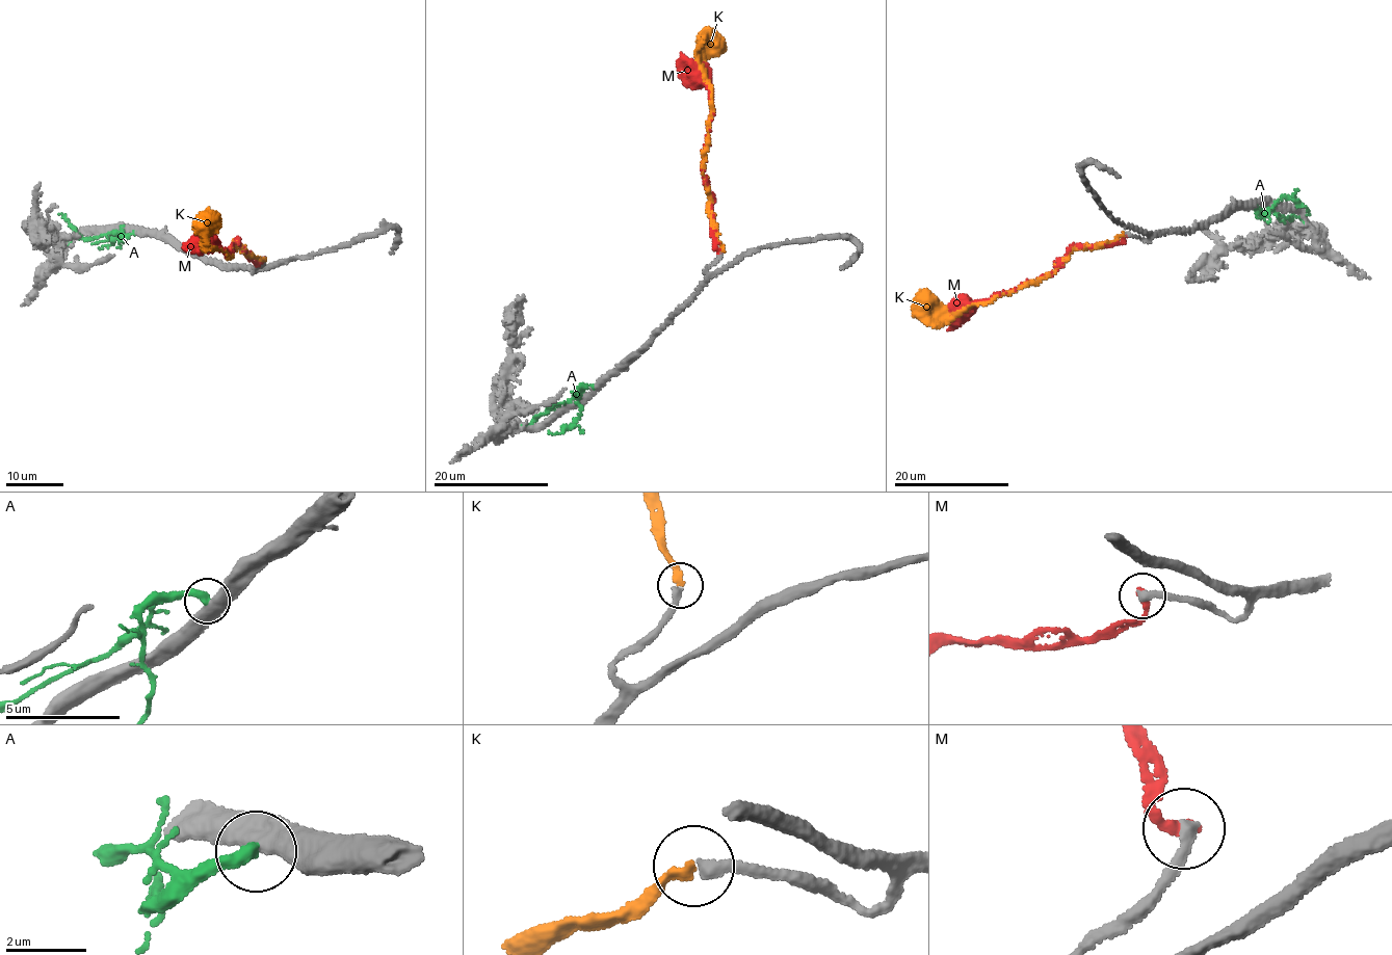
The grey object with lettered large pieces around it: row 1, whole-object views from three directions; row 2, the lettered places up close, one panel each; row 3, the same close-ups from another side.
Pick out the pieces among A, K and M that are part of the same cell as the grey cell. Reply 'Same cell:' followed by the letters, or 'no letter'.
Same cell: K

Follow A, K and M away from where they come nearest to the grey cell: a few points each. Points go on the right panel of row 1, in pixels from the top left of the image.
A: (1256, 206), (1257, 213), (1265, 209), (1289, 219), (1295, 202)
K: (1123, 235), (1111, 242), (1073, 248), (1049, 274), (956, 313), (928, 312), (914, 301)
M: (1124, 235), (1122, 242), (1074, 246), (1047, 275), (986, 300), (964, 306), (948, 330)

